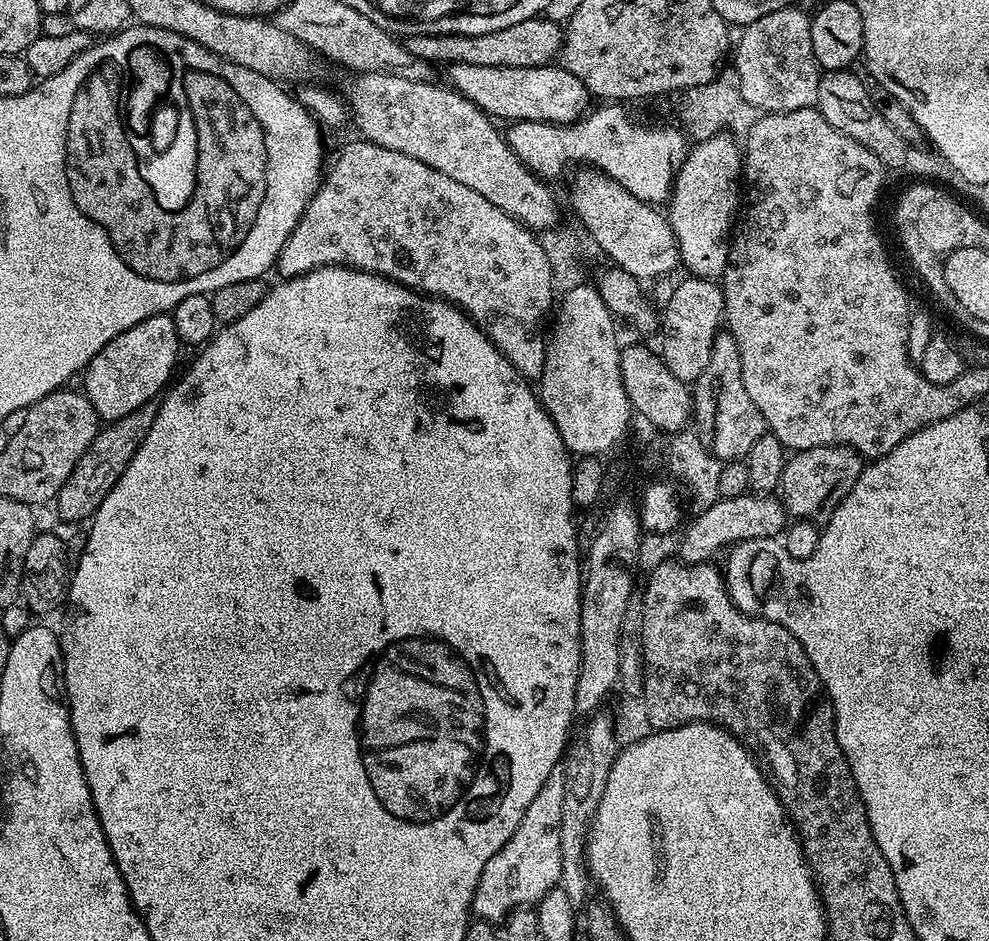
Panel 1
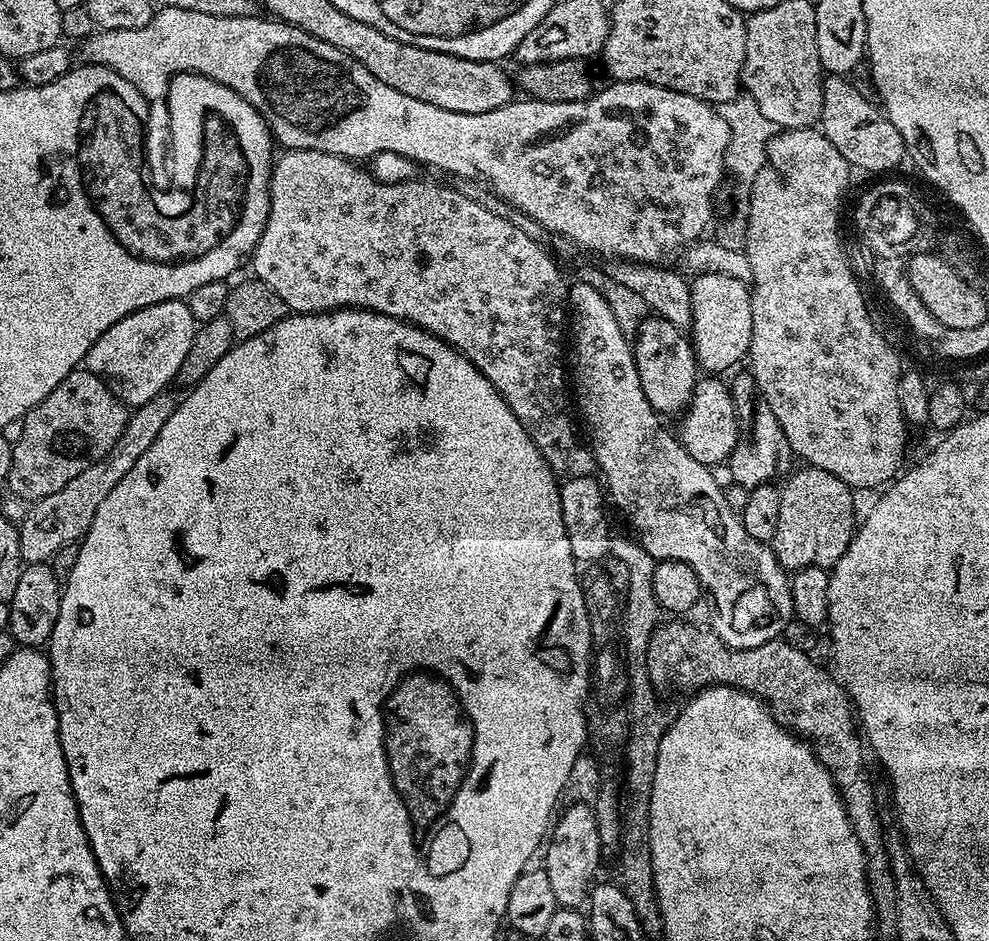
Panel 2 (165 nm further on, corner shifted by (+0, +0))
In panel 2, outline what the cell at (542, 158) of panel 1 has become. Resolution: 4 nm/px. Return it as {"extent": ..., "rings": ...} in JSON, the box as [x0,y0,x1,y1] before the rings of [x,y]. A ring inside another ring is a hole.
{"extent":[78,7,730,265],"rings":[[[157,7],[153,11],[150,22],[146,26],[138,26],[138,30],[94,30],[85,40],[79,41],[78,48],[84,57],[85,64],[100,64],[104,68],[112,68],[114,74],[126,78],[129,89],[137,97],[145,101],[163,101],[168,94],[170,82],[180,72],[193,72],[199,76],[209,76],[214,82],[234,90],[268,123],[275,143],[285,149],[301,148],[302,150],[318,150],[326,154],[341,156],[347,160],[364,162],[367,156],[376,156],[379,152],[393,152],[396,156],[405,156],[408,160],[417,160],[420,164],[429,164],[432,168],[441,168],[444,172],[453,172],[456,176],[481,176],[486,183],[504,200],[509,200],[514,207],[525,212],[532,220],[537,220],[548,232],[564,236],[572,244],[581,248],[589,248],[597,252],[600,258],[615,258],[618,260],[637,260],[640,264],[663,265],[671,252],[680,247],[698,241],[705,235],[708,223],[712,220],[712,199],[720,188],[720,179],[725,179],[726,169],[724,159],[730,142],[730,130],[726,118],[706,100],[699,100],[685,92],[663,88],[650,82],[637,80],[617,80],[609,83],[609,88],[593,91],[591,96],[574,102],[546,102],[531,98],[513,98],[506,106],[498,106],[498,110],[486,110],[486,114],[458,114],[454,110],[442,110],[442,106],[430,106],[430,102],[418,102],[418,98],[409,98],[406,94],[398,94],[386,82],[378,82],[366,66],[362,66],[354,58],[350,58],[338,46],[330,46],[330,42],[322,42],[308,32],[296,28],[293,24],[269,18],[267,15],[255,16],[219,16],[218,14],[202,14],[198,10],[178,10],[177,8]]]}

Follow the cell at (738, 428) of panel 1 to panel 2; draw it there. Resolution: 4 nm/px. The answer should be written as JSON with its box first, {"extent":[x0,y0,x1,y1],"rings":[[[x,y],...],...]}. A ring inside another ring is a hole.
{"extent":[726,370,786,489],"rings":[[[744,370],[730,380],[732,401],[736,407],[736,421],[740,431],[740,439],[736,441],[734,450],[728,455],[726,463],[734,474],[734,484],[740,484],[746,489],[756,488],[759,484],[771,481],[776,467],[780,464],[780,455],[786,452],[782,426],[778,426],[778,418],[774,418],[774,410],[760,395],[751,371]]]}

